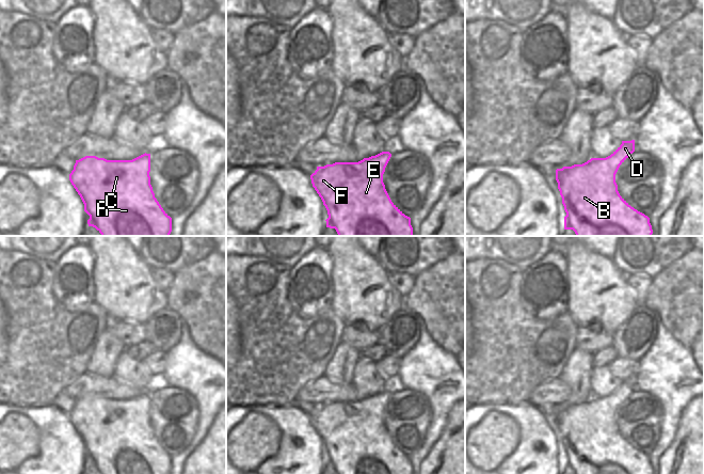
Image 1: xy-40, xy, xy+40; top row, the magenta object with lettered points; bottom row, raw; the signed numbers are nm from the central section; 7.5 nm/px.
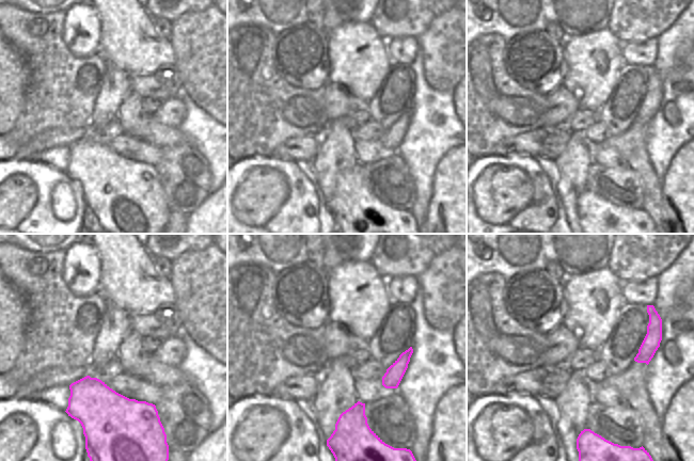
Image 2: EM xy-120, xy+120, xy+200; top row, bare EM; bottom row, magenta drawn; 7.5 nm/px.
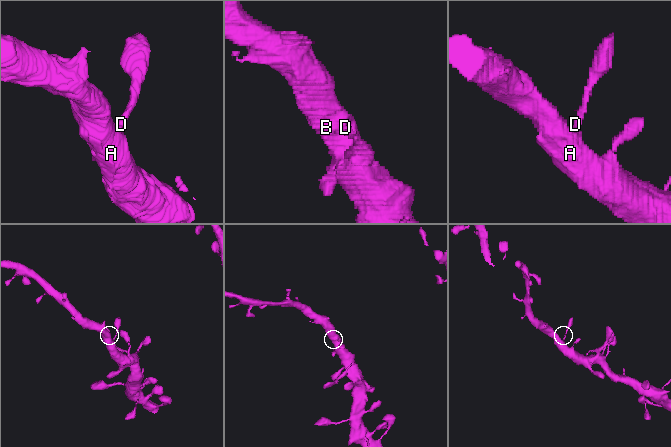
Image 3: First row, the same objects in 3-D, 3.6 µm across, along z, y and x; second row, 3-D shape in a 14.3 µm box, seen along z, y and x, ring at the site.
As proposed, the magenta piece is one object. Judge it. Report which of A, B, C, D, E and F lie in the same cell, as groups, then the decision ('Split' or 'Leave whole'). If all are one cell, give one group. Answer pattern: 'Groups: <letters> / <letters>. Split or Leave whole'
Groups: A B C D E F. Leave whole.

